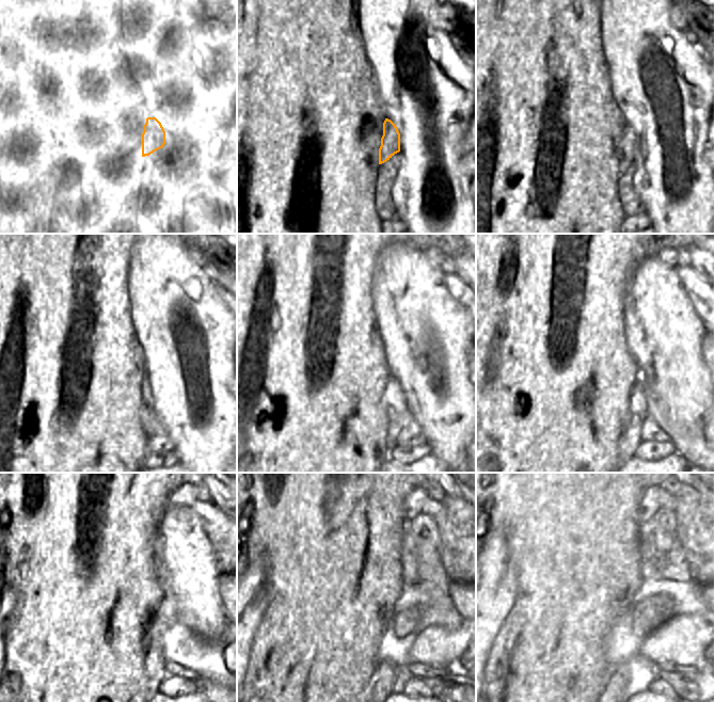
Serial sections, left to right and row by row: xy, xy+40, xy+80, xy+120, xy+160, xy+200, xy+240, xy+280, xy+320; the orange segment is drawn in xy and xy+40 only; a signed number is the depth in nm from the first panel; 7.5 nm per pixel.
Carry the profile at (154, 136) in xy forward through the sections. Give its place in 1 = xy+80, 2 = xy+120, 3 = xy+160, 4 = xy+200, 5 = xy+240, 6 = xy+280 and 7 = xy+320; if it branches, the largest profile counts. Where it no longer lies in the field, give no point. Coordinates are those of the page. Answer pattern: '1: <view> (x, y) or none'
1: xy+80 (626, 146)
2: xy+120 (151, 425)
3: xy+160 (394, 404)
4: xy+200 (631, 436)
5: xy+240 (154, 673)
6: xy+280 (381, 686)
7: xy+320 (616, 689)

